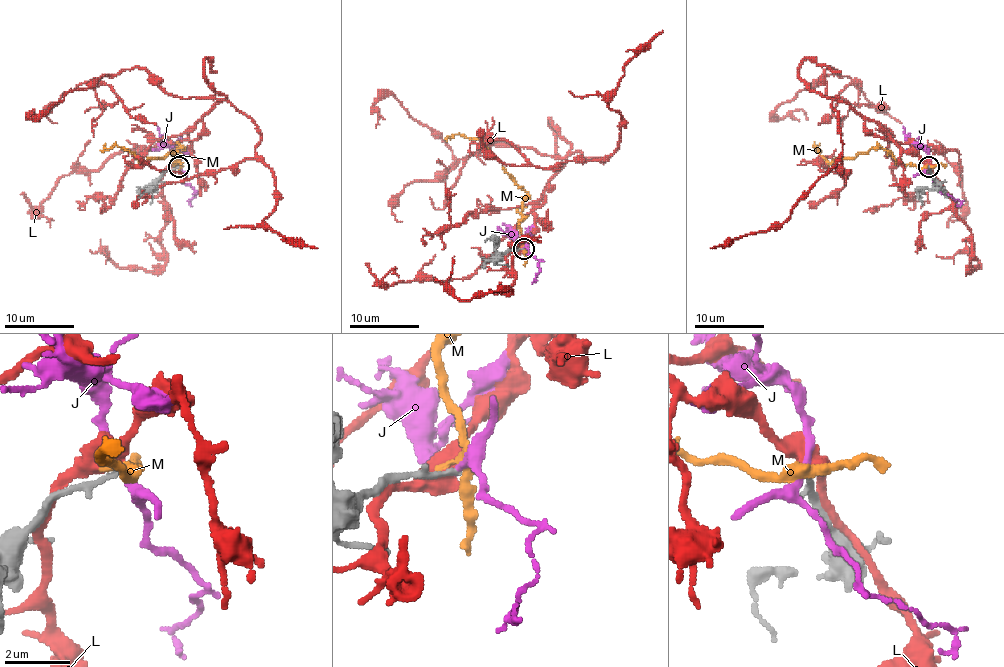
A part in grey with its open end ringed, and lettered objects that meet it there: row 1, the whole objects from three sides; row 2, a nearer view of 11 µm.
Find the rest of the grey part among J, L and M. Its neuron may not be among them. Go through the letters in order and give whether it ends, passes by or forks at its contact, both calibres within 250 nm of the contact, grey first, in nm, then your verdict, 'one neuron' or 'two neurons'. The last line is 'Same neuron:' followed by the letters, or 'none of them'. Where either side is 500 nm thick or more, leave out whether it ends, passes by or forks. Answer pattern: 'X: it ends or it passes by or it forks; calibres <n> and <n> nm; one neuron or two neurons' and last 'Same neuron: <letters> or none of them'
J: it passes by; calibres 160 and 240 nm; two neurons
L: calibres 180 and 550 nm; two neurons
M: it passes by; calibres 160 and 380 nm; two neurons
Same neuron: none of them

